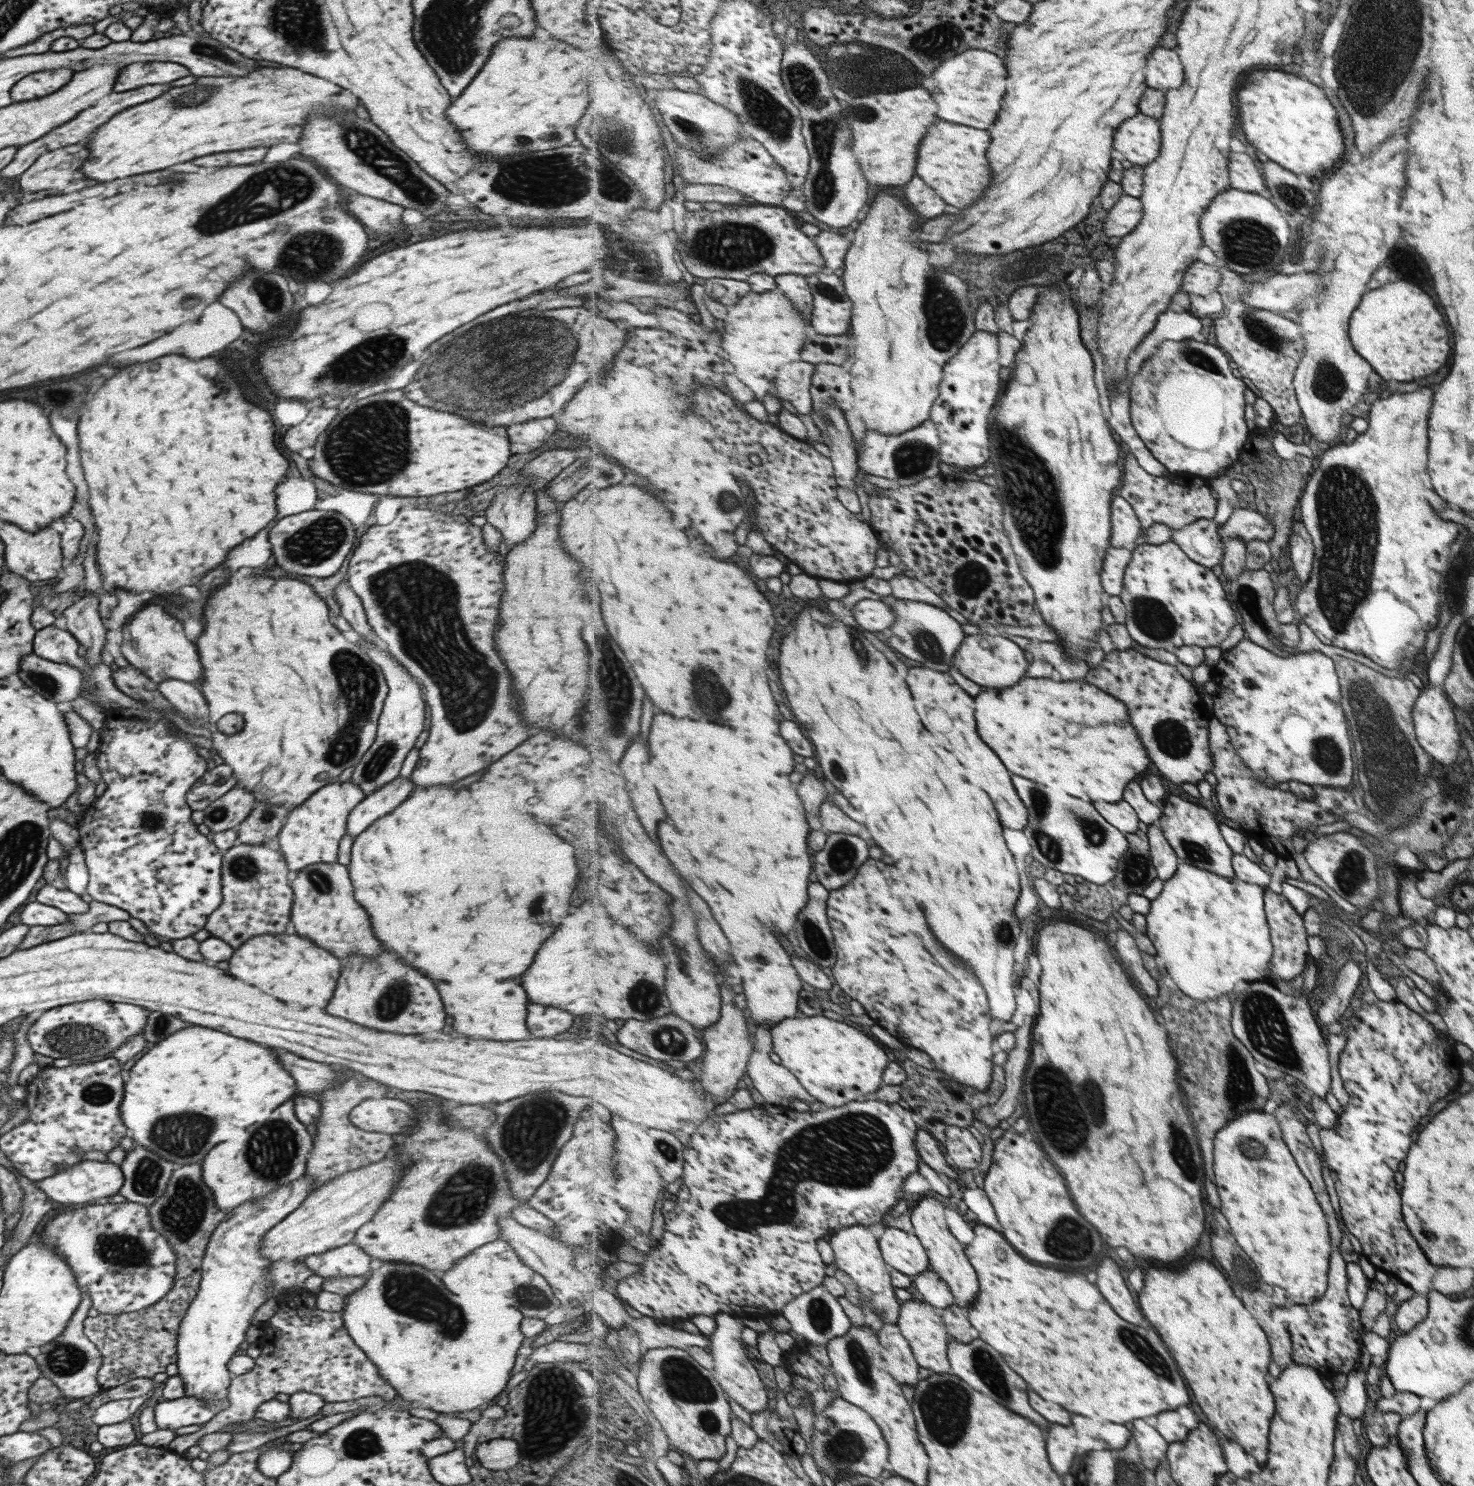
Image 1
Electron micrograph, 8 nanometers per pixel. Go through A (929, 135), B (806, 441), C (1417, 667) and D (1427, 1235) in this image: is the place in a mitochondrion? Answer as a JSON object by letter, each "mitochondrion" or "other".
{"A":"other","B":"other","C":"other","D":"other"}

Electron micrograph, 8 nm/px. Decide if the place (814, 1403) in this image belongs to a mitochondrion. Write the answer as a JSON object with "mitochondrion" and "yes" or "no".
{"mitochondrion":"no"}

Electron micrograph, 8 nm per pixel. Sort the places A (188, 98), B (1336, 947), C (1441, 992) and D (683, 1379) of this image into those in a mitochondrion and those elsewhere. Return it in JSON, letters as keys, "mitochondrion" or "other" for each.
{"A":"mitochondrion","B":"other","C":"other","D":"mitochondrion"}

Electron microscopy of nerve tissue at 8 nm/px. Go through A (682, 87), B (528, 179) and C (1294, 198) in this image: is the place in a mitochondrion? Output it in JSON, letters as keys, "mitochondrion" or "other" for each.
{"A":"other","B":"mitochondrion","C":"mitochondrion"}

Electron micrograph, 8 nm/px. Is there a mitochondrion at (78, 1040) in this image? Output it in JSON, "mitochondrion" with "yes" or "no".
{"mitochondrion":"yes"}

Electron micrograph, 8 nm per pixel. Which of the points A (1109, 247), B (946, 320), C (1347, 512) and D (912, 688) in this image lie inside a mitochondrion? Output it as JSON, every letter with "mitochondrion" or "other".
{"A":"other","B":"mitochondrion","C":"mitochondrion","D":"other"}

